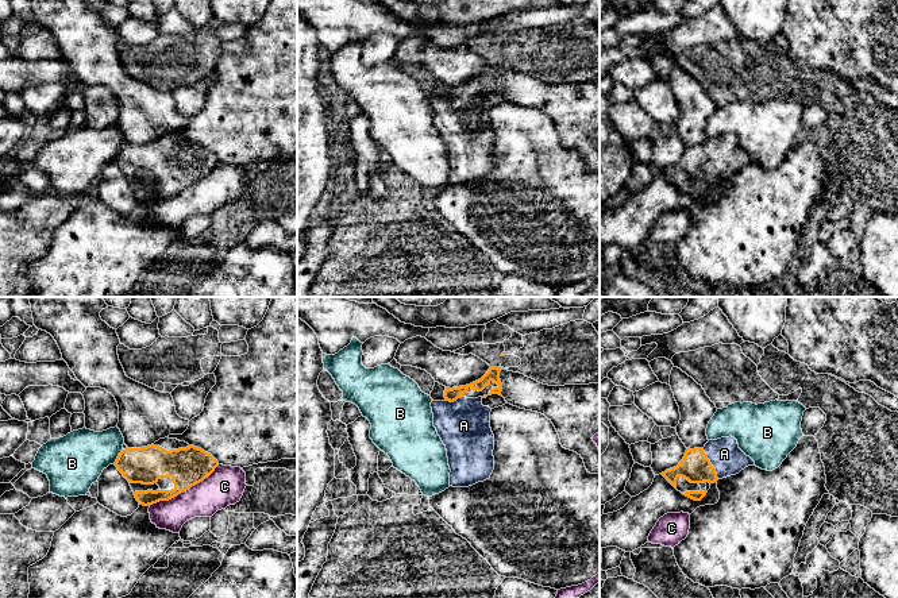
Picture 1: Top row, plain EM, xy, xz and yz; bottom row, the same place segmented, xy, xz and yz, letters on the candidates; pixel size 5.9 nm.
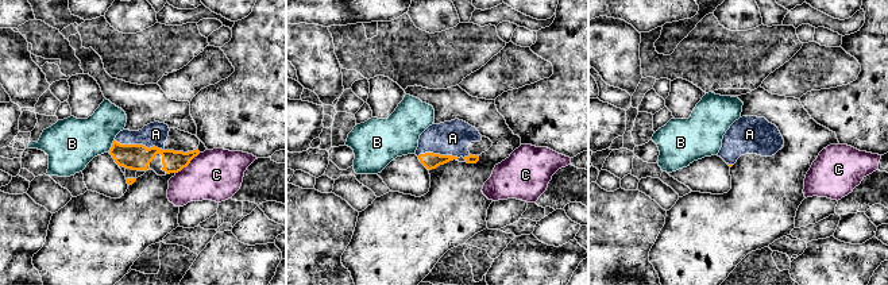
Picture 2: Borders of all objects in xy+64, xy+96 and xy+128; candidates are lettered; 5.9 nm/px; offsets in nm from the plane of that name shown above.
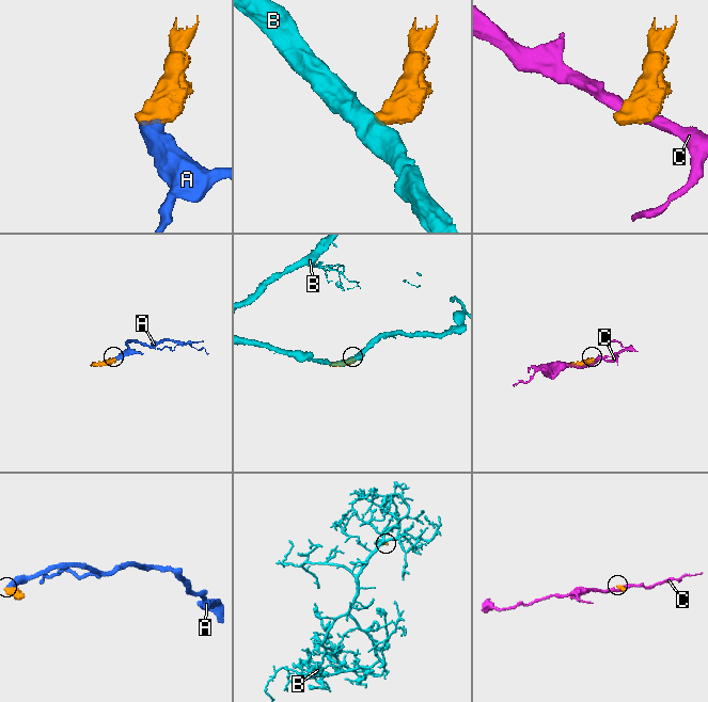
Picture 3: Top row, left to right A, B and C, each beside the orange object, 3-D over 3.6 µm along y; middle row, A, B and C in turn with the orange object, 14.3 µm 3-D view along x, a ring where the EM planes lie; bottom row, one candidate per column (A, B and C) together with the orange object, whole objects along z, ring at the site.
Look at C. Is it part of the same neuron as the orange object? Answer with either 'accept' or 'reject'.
reject

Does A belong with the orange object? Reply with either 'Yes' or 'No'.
Yes

